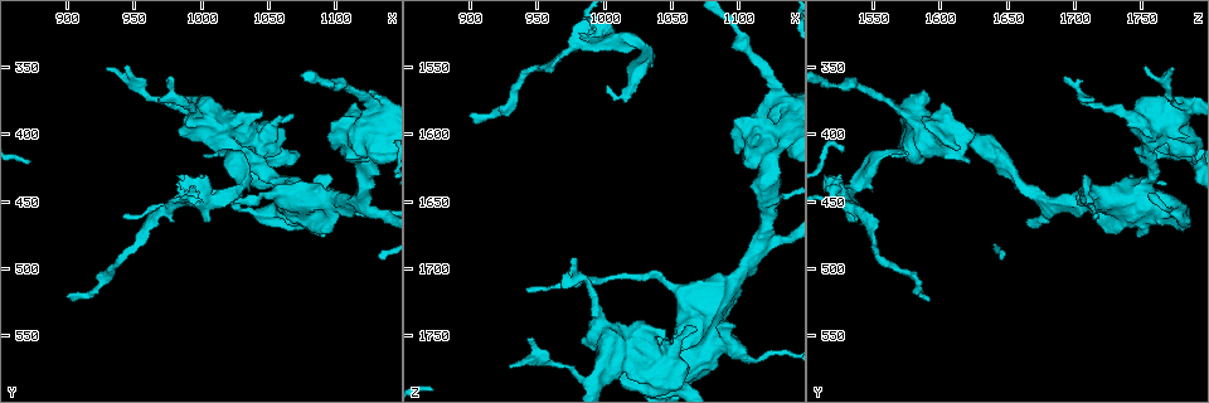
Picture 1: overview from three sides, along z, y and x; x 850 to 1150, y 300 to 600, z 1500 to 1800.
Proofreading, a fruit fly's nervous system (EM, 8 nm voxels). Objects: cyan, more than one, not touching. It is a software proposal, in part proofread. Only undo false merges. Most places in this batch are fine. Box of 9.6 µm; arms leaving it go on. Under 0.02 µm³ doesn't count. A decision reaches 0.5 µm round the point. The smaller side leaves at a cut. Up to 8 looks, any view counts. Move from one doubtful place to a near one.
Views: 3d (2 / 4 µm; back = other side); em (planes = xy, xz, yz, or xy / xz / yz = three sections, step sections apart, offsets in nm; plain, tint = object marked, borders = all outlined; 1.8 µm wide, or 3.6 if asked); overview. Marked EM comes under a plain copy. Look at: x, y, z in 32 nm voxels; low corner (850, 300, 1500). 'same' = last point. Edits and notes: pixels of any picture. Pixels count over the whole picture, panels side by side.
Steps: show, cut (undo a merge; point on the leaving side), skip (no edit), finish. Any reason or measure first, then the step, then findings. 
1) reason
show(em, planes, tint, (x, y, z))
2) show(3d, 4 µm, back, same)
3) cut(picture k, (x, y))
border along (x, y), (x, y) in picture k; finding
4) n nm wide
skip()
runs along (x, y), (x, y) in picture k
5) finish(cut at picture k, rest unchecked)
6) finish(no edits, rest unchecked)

thick turns thin
show(em, 3.6 µm, xy, step 8, tint, (1004, 388, 1752))

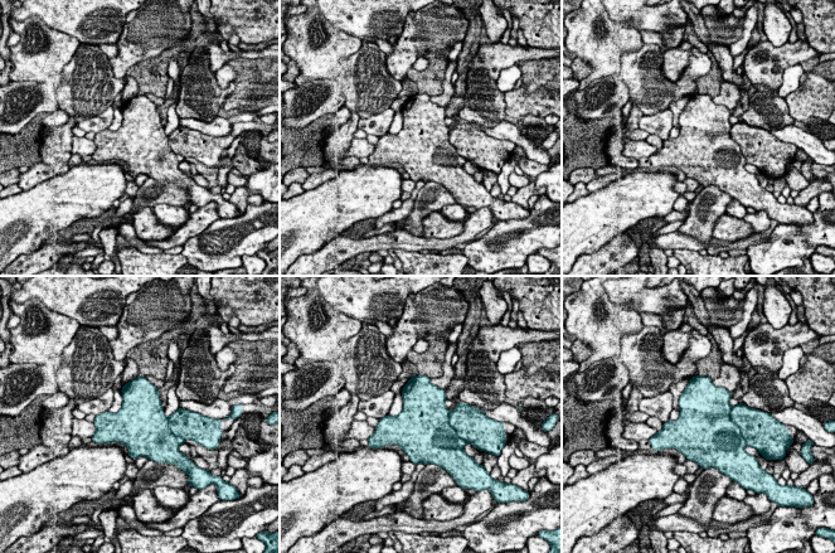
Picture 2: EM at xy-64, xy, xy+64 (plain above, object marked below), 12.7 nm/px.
another direction
show(em, 3.6 µm, planes, borders, same)

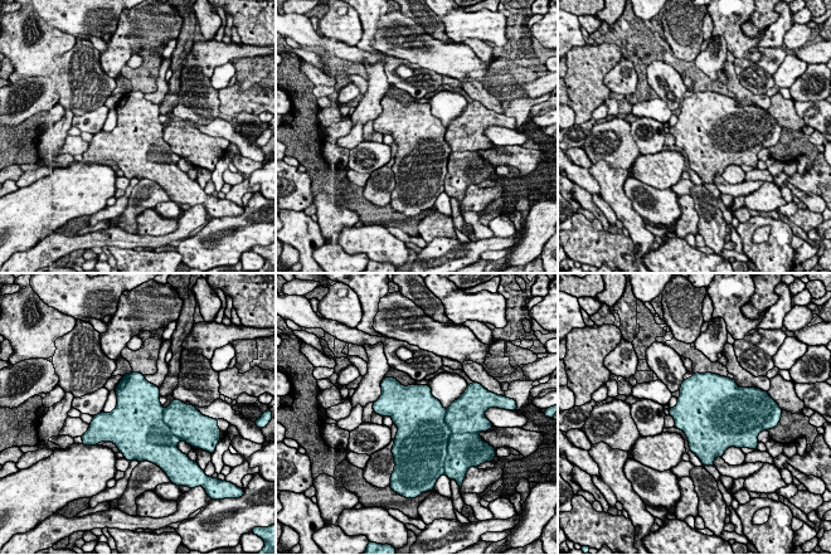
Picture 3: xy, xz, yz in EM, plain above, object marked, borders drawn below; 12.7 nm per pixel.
700 nm wide
skip()
one neuron here

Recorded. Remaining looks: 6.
abrupt turn
show(em, 3.6 µm, xz, step 8, tint, (1078, 458, 1752))

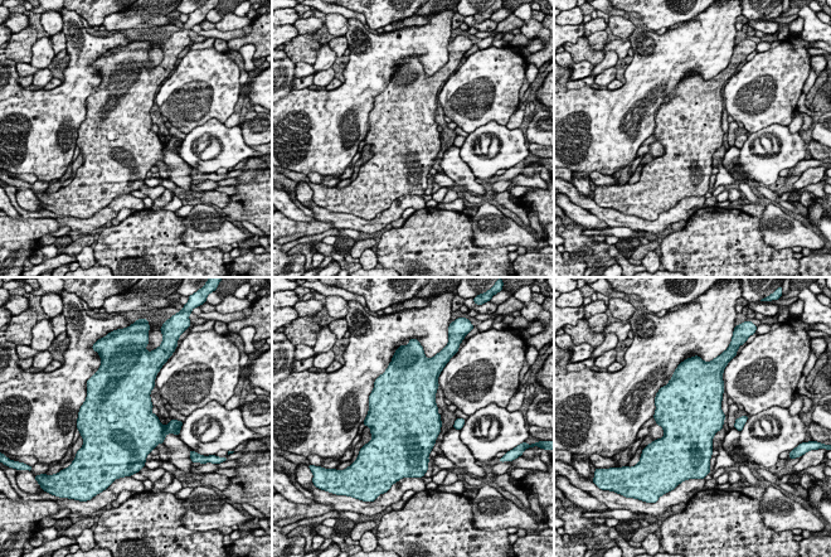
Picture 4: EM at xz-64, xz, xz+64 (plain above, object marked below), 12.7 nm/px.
850 nm wide
skip()
continuous, no second neuron

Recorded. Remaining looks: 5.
sudden change in width
show(3d, 4 µm, back, (1108, 404, 1600))

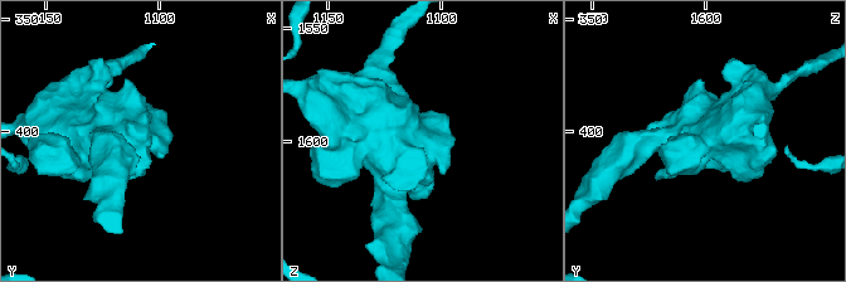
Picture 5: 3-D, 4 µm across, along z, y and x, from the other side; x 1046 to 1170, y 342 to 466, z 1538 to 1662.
show(em, 3.6 µm, planes, tint, same)

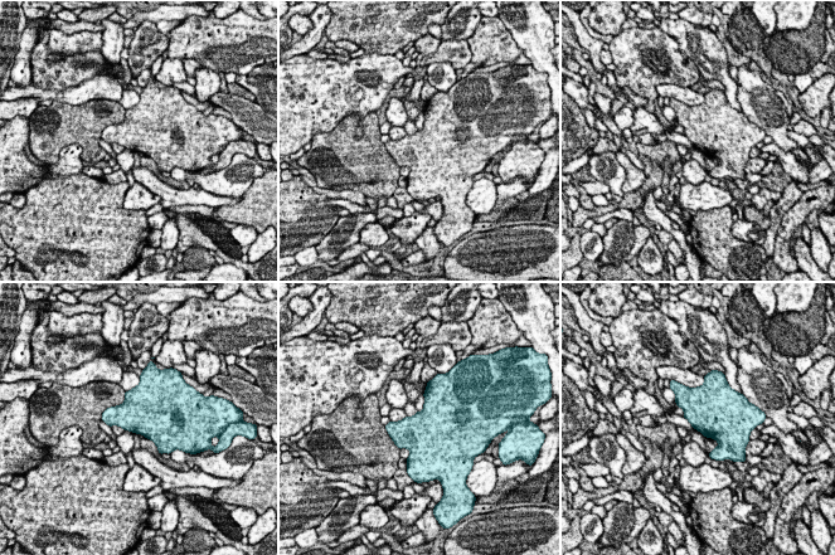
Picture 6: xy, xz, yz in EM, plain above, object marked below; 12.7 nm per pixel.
skip()
one neuron here

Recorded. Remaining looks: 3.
thick turns thin
show(3d, 2 µm, (990, 448, 1526))

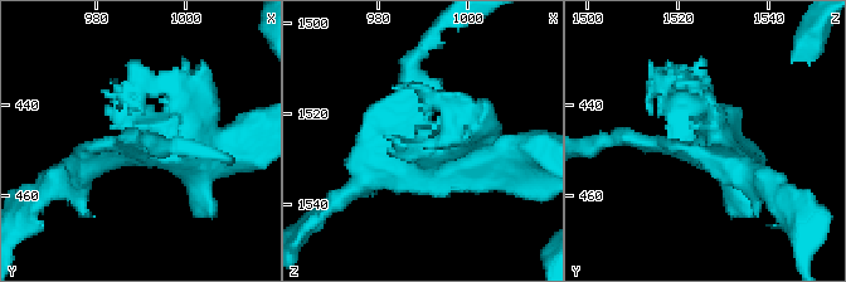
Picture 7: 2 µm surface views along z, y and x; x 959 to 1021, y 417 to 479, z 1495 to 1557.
need the tissue
show(em, planes, tint, (992, 447, 1527))

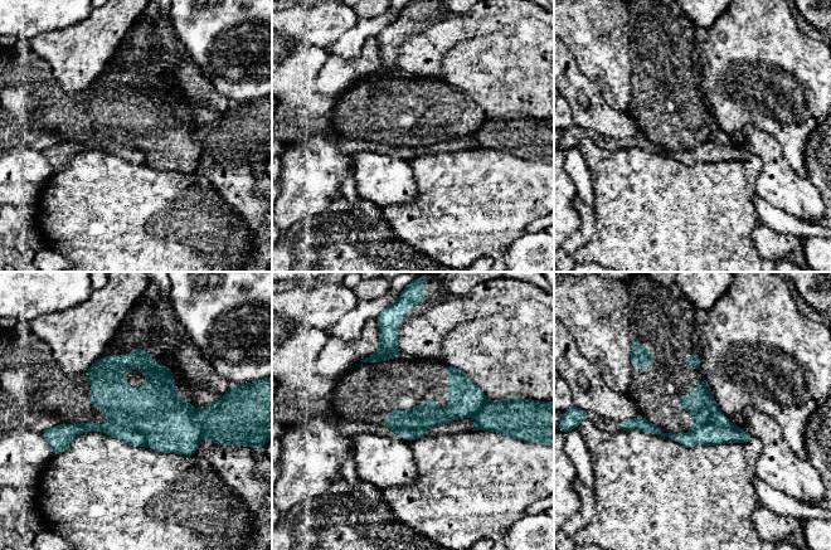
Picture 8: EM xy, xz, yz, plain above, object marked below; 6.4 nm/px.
cut(picture 8, (168, 423))
two neurons meet here

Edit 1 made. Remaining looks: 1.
finish(cut at picture 8, rest unchecked)

